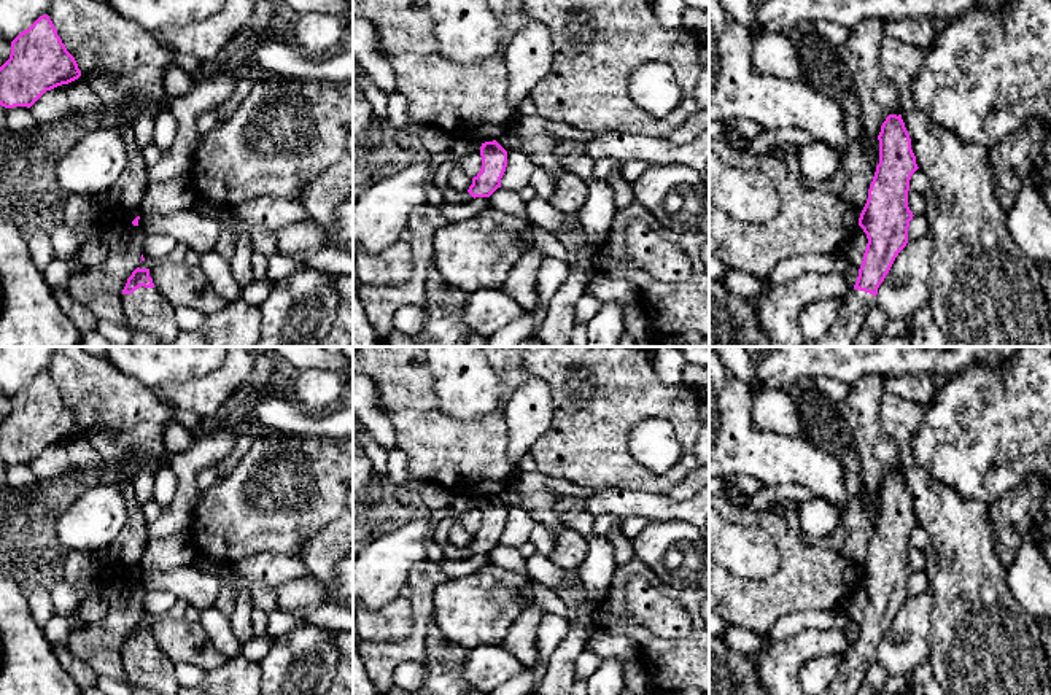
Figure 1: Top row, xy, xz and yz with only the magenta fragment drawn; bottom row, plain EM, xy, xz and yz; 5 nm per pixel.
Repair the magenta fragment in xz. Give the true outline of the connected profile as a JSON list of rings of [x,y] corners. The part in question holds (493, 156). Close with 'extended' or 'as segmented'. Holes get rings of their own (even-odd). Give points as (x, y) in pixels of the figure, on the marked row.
[[[485,142],[480,146],[482,169],[472,178],[467,192],[475,197],[490,197],[501,188],[501,178],[507,167],[507,151],[496,142]]] | as segmented

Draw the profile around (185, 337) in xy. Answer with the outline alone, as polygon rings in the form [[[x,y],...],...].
[[[181,329],[169,347],[207,347],[207,340],[196,331]]]

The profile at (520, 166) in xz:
[[[522,149],[507,151],[507,167],[501,178],[501,188],[520,192],[529,184],[531,173],[537,169],[533,159]]]

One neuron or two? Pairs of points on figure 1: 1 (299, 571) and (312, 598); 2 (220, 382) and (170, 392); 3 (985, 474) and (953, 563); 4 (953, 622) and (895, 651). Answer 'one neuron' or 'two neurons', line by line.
1: two neurons
2: one neuron
3: two neurons
4: two neurons

